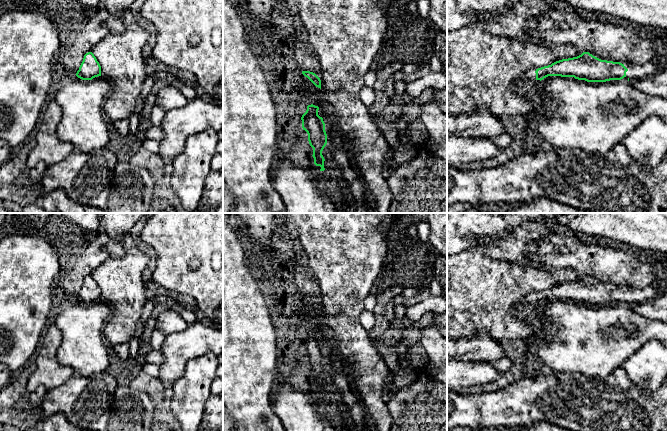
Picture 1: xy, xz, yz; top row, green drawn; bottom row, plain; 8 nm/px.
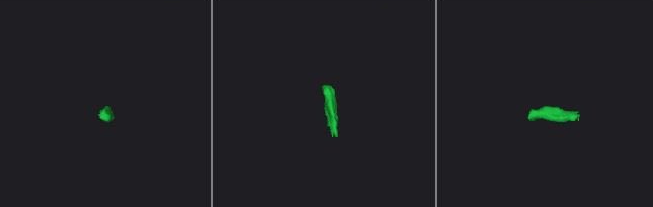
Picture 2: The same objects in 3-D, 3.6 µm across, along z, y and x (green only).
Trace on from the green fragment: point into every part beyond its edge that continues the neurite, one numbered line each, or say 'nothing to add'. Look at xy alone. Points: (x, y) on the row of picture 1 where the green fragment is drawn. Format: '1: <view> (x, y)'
nothing to add

